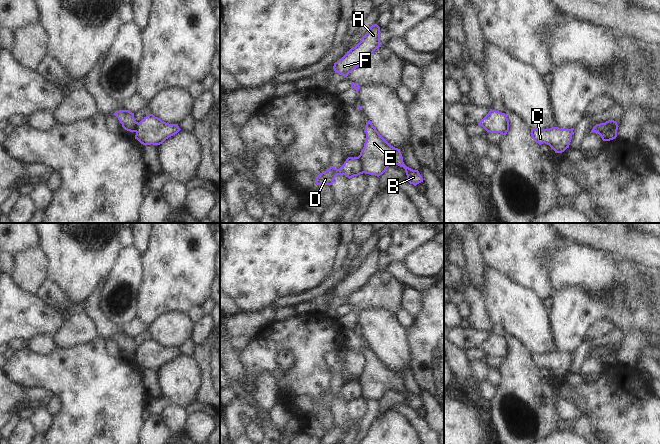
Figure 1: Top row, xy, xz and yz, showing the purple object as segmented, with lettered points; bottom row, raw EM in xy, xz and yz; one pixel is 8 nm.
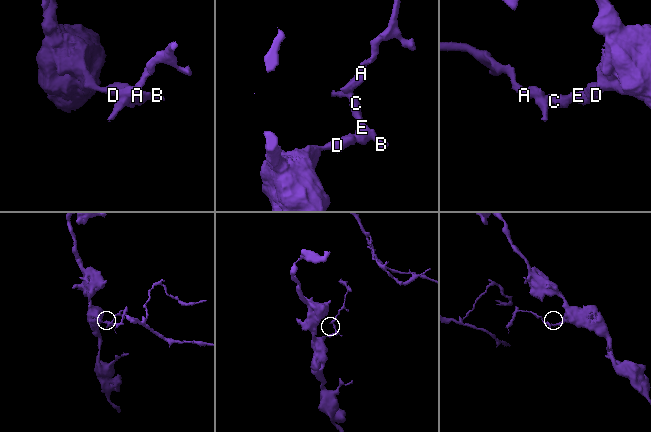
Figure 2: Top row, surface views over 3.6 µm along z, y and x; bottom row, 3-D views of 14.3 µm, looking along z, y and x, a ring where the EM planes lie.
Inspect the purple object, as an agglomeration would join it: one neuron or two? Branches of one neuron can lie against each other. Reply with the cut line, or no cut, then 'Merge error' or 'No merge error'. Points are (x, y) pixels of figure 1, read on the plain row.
Split along xz (358, 380), (362, 385), (364, 396). Merge error

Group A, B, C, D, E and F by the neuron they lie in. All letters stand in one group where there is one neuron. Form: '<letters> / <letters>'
A B C E F / D

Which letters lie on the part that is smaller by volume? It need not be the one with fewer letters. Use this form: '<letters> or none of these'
A, B, C, E, F

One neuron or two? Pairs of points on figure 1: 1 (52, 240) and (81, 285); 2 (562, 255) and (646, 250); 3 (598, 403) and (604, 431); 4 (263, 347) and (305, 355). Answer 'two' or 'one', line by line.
1: one
2: two
3: one
4: one

